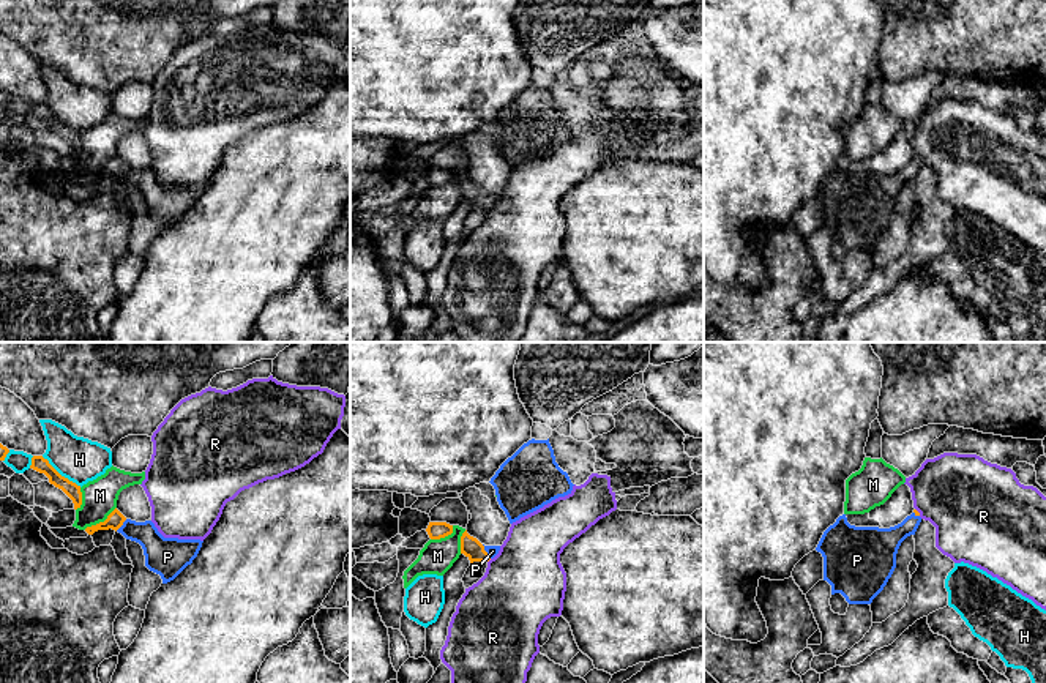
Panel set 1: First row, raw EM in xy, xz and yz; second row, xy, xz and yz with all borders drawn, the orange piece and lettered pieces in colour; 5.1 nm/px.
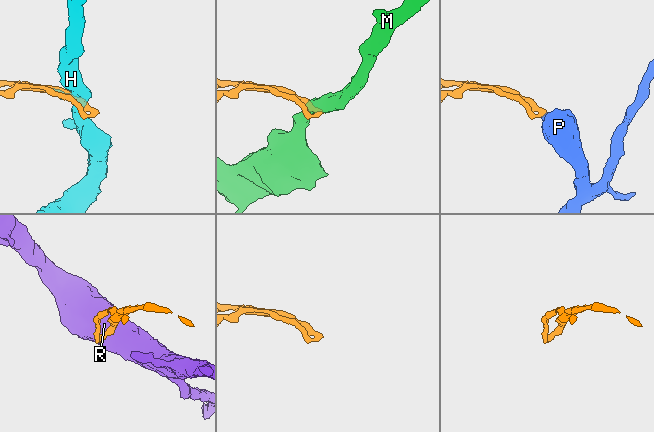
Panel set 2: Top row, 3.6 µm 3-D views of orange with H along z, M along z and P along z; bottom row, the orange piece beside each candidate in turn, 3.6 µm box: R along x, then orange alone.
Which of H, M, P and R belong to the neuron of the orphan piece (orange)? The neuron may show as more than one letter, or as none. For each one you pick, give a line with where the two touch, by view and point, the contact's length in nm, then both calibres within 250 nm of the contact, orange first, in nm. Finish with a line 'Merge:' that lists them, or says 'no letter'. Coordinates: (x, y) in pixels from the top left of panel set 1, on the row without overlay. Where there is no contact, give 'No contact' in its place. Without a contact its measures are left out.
P: Touches orange at xy (120, 172). Shared border 90 nm. Thickness 90 nm (orange) against 160 nm
Merge: P

